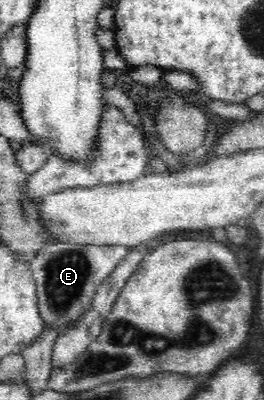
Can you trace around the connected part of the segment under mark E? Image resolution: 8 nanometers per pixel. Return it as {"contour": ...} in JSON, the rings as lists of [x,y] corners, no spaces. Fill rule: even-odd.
{"contour":[[[63,241],[45,246],[30,266],[36,280],[39,310],[44,323],[59,327],[61,332],[67,323],[80,317],[88,309],[101,281],[115,270],[129,249],[125,245],[80,245]]]}

